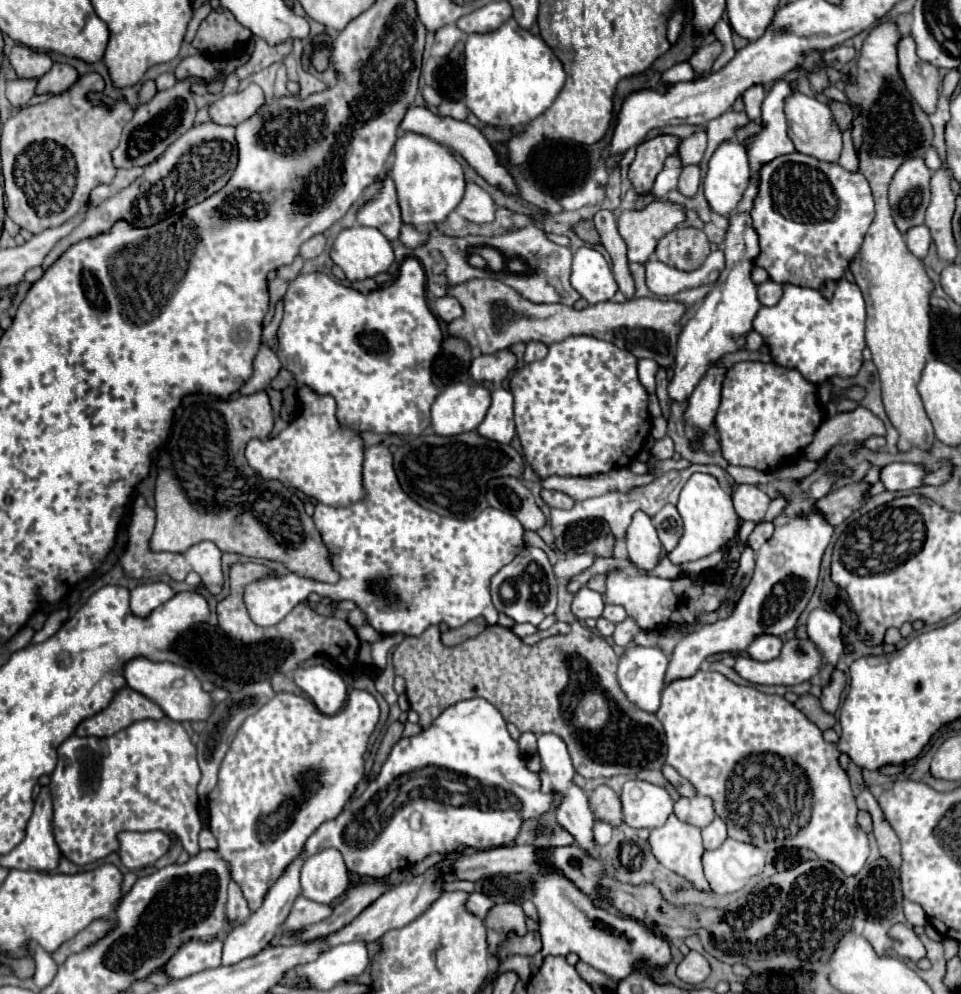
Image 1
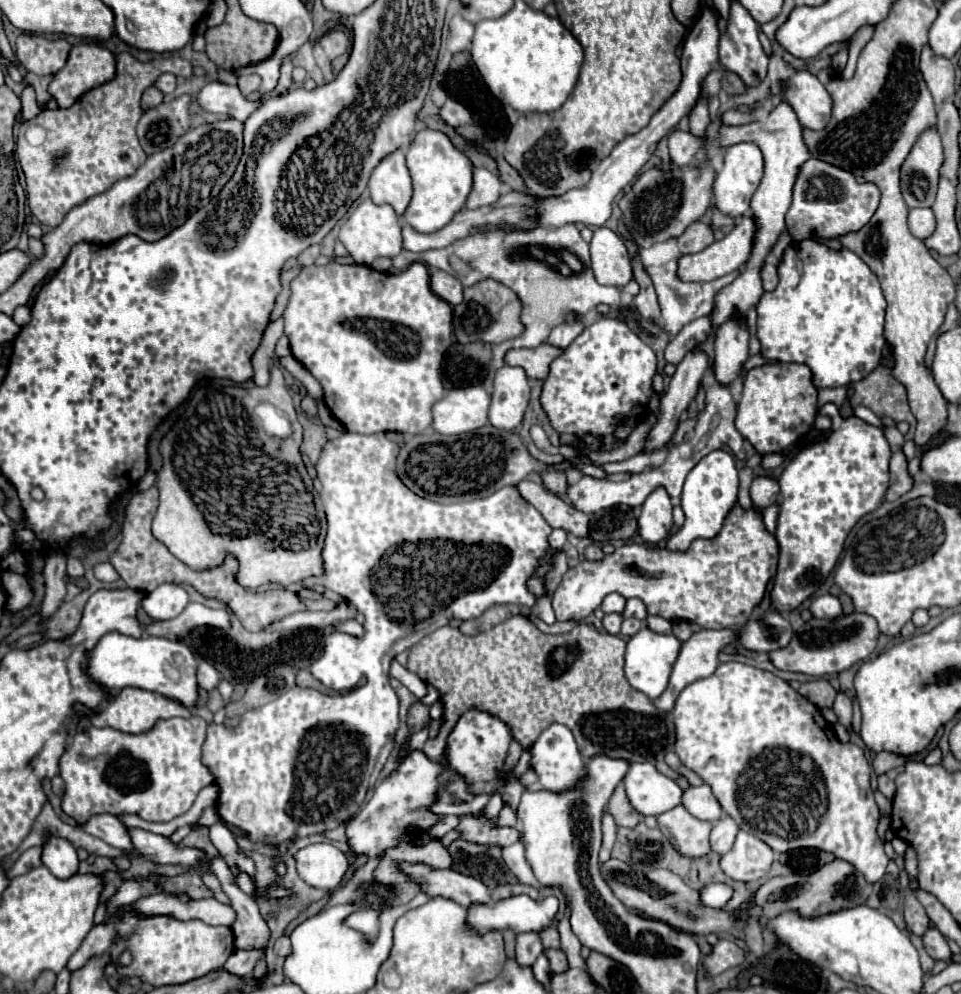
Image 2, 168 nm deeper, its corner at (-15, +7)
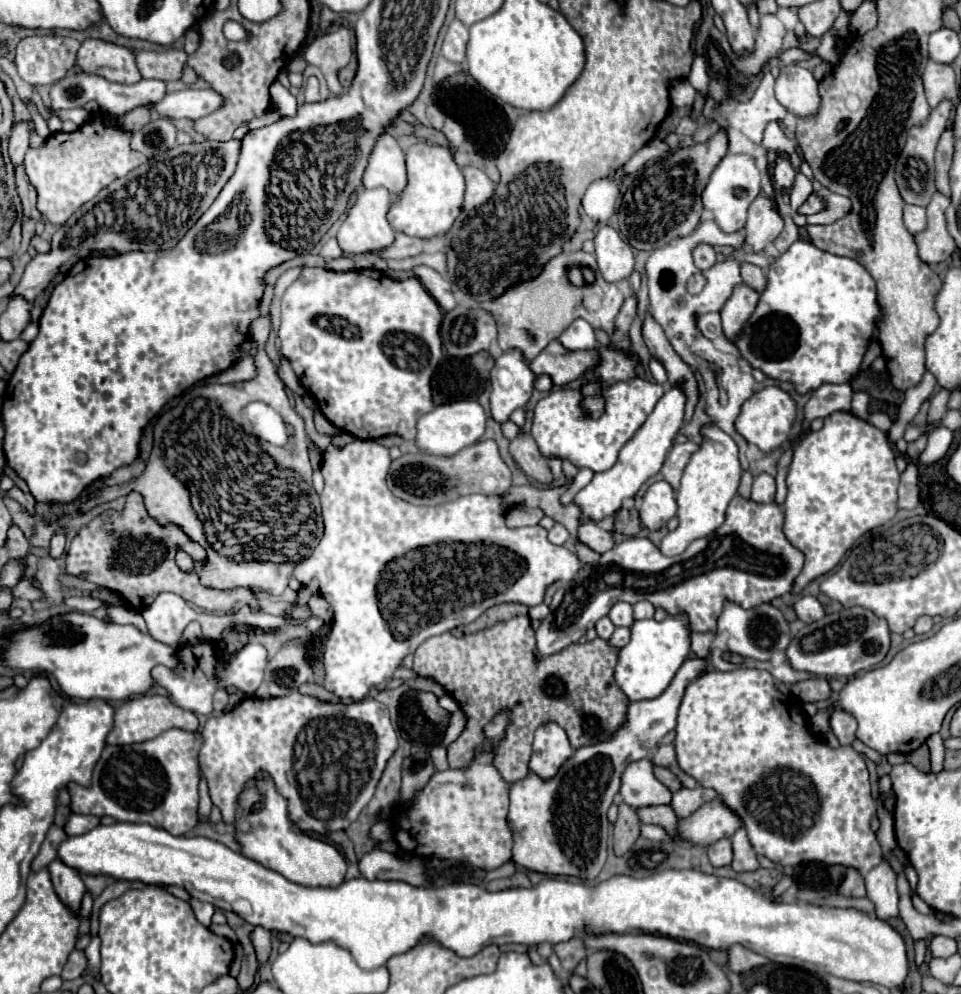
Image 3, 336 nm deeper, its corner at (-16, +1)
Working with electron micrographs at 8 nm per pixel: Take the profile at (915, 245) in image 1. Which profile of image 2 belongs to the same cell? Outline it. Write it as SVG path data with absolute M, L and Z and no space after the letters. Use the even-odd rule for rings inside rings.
M911 209L909 211L909 229L921 241L925 241L927 237L933 235L935 223L937 221L935 221L935 215L931 209Z

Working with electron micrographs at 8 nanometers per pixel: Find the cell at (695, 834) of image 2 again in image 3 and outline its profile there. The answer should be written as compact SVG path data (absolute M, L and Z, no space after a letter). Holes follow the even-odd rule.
M650 805L650 807L640 807L636 809L638 817L642 823L652 823L652 825L660 825L664 827L668 833L676 833L676 825L678 825L678 817L672 811L670 805Z

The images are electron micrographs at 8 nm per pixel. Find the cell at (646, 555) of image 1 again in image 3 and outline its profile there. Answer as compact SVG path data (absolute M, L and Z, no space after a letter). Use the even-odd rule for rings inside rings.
M656 481L648 487L644 497L638 503L642 525L648 529L660 529L676 515L674 489L666 481Z

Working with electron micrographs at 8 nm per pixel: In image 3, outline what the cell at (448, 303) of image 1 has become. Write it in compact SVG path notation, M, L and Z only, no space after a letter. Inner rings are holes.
M418 265L416 269L412 269L414 275L418 277L418 281L424 285L424 289L436 299L436 303L448 311L456 307L456 299L452 295L452 285L434 269L426 267L426 265Z

